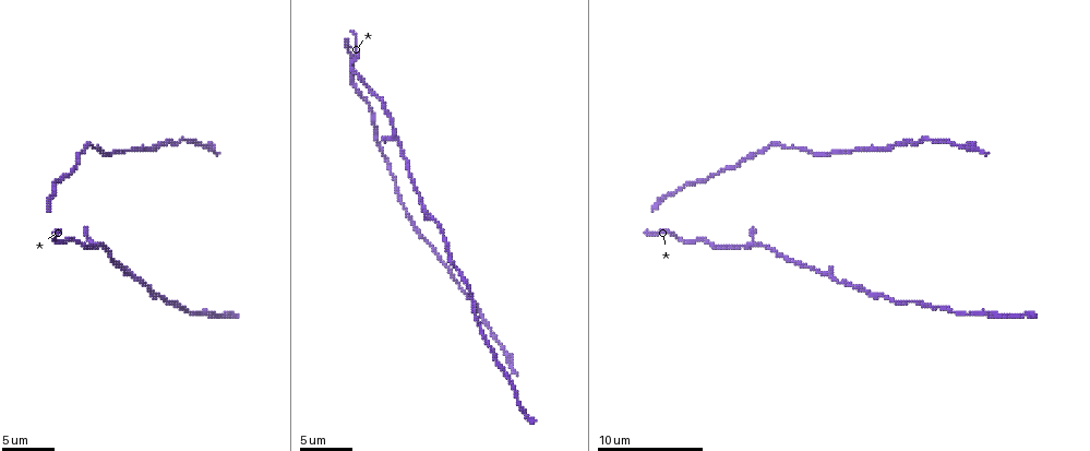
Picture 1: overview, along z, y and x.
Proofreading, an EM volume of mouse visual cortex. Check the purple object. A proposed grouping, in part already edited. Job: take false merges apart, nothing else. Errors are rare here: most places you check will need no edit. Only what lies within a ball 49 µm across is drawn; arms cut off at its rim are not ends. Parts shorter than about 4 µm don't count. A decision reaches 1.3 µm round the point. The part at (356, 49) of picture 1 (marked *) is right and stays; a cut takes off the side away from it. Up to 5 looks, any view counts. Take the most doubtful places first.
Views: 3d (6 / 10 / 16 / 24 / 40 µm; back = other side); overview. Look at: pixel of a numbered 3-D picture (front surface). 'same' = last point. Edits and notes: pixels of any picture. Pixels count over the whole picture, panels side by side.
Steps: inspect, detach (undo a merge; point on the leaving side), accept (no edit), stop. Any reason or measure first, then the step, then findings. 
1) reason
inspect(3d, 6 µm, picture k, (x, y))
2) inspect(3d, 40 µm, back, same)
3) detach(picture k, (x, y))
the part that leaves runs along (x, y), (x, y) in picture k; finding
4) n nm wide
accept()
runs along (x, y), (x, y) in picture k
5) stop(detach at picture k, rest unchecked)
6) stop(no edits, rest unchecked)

narrows sharply
inspect(3d, 10 µm, picture 1, (164, 143))

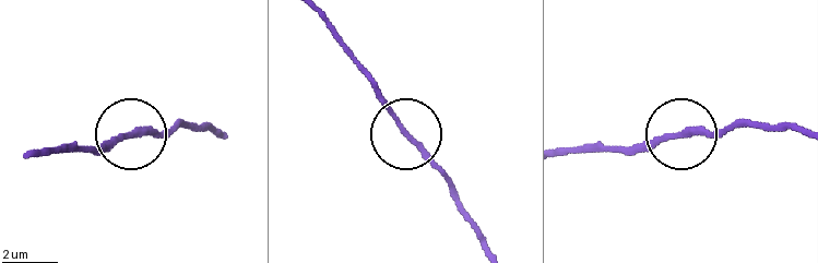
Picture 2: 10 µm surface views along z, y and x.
inspect(3d, 10 µm, back, picture 2, (678, 134))

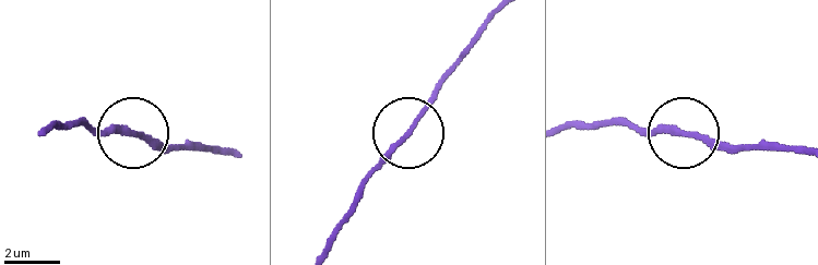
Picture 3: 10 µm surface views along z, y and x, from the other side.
160 nm wide
accept()
runs along (490, 20), (427, 110), (359, 185) in picture 3; all the same neuron

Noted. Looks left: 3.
thick turns thin
inspect(3d, 6 µm, picture 1, (976, 313))

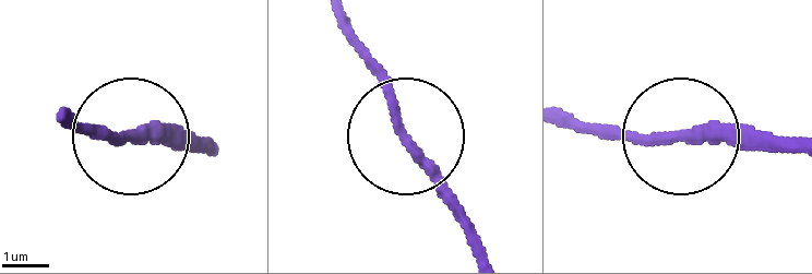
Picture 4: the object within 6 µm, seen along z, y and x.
accept()
continuous, no second neuron

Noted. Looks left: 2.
thick turns thin
inspect(3d, 16 µm, picture 1, (459, 273))

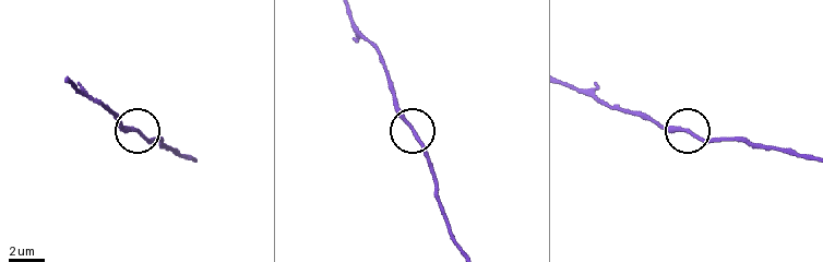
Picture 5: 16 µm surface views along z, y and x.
inspect(3d, 16 µm, back, picture 5, (414, 130))

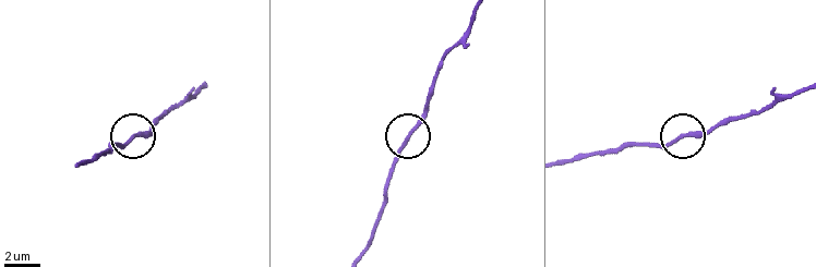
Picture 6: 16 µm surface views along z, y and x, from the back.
accept()
runs along (475, 16), (444, 60), (429, 104), (390, 169) in picture 6; one neuron here

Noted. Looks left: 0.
stop(no edits, rest unchecked)

